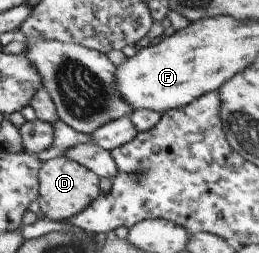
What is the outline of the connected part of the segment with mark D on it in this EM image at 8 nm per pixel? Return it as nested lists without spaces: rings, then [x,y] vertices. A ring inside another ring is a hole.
[[[67,155],[44,162],[43,168],[40,169],[39,217],[50,219],[52,222],[66,222],[84,212],[84,209],[90,207],[102,194],[100,178],[87,166],[80,165]]]

